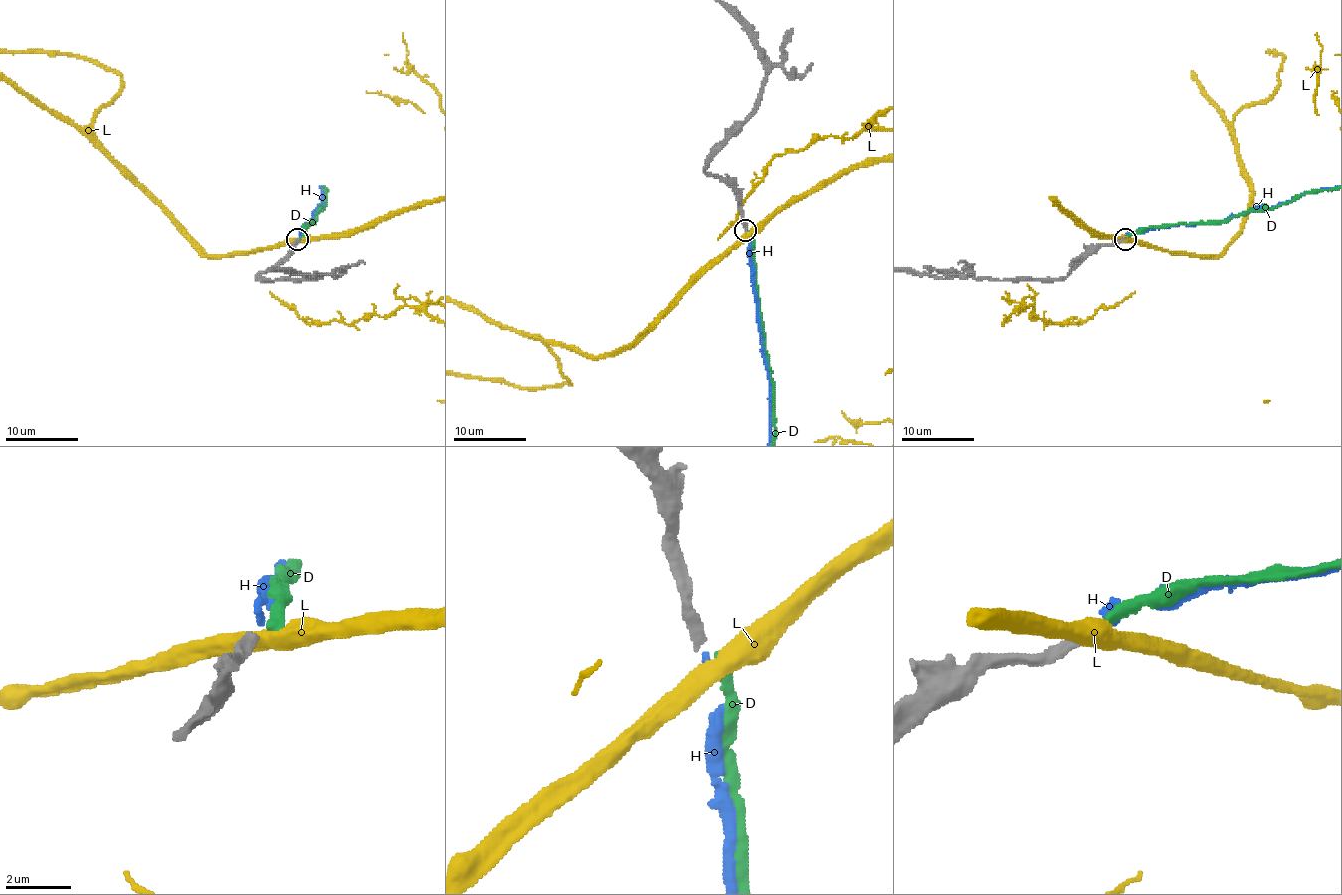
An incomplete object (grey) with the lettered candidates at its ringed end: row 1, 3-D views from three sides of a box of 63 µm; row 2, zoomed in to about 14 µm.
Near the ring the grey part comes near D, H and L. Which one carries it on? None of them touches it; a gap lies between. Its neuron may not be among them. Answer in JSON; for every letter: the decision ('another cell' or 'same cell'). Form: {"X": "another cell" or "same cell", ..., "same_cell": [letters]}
{"D": "another cell", "H": "same cell", "L": "another cell", "same_cell": ["H"]}

